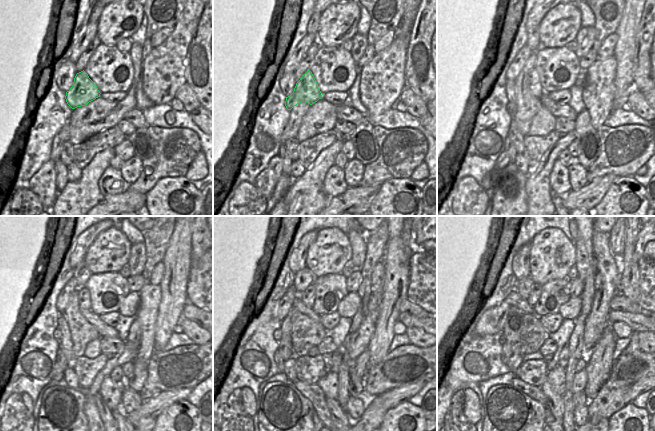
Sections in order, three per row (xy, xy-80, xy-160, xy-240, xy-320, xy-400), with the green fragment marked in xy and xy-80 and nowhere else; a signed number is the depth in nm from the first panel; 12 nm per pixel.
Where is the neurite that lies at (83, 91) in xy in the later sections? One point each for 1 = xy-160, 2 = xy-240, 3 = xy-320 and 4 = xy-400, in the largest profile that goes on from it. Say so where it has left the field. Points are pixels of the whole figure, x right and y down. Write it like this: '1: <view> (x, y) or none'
1: xy-160 (533, 79)
2: xy-240 (83, 293)
3: xy-320 (307, 296)
4: xy-400 (535, 293)

